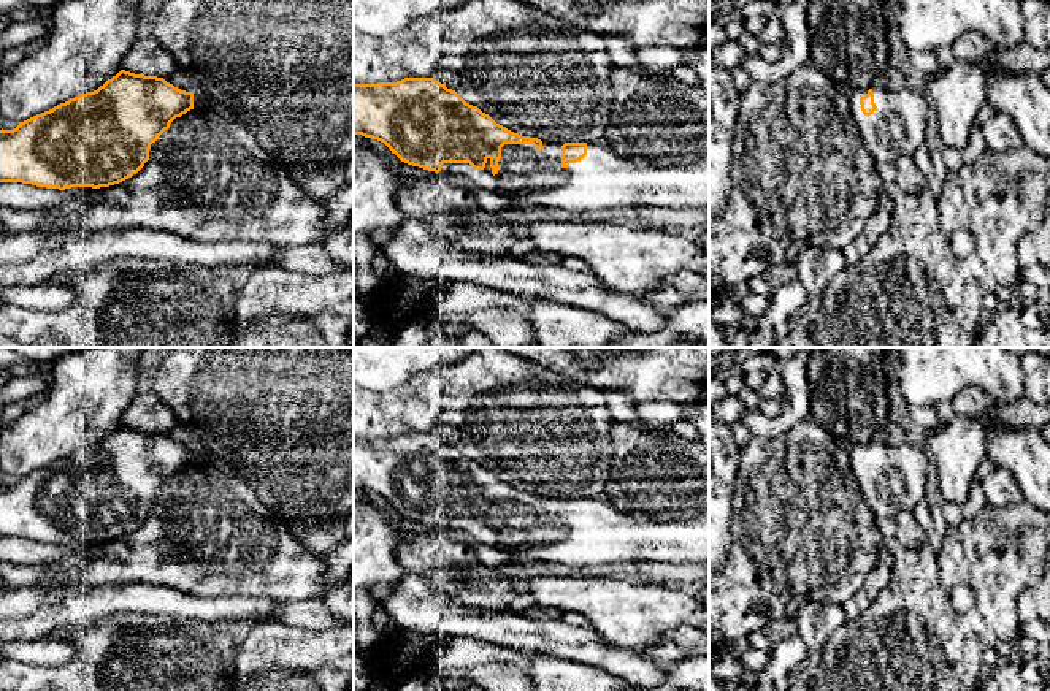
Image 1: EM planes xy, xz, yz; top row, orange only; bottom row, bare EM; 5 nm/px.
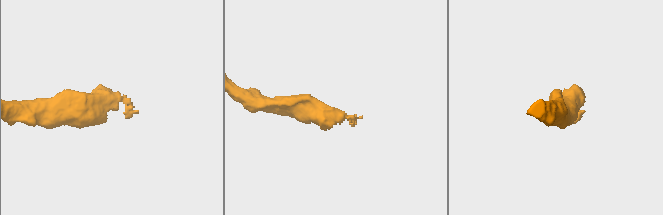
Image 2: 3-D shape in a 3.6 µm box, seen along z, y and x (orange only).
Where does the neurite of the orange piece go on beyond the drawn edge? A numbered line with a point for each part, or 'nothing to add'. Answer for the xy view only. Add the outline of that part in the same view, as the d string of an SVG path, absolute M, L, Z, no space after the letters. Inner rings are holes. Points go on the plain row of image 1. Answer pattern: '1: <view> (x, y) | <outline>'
1: xy (200, 457) | M200 445L194 447L194 464L195 466L216 466L217 469L225 471L224 458L211 456Z

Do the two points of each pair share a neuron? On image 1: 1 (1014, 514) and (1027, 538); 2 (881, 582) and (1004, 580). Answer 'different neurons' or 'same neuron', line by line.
1: different neurons
2: different neurons

